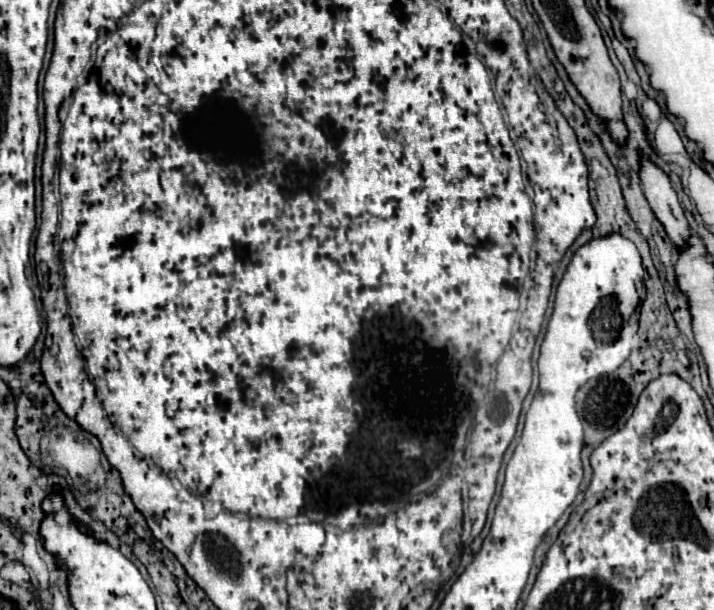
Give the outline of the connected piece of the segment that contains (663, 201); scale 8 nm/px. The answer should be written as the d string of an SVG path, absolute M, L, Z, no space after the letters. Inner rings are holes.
M640 154L640 180L646 200L656 218L664 224L666 234L674 240L676 246L684 246L690 236L690 228L668 174L648 156Z

